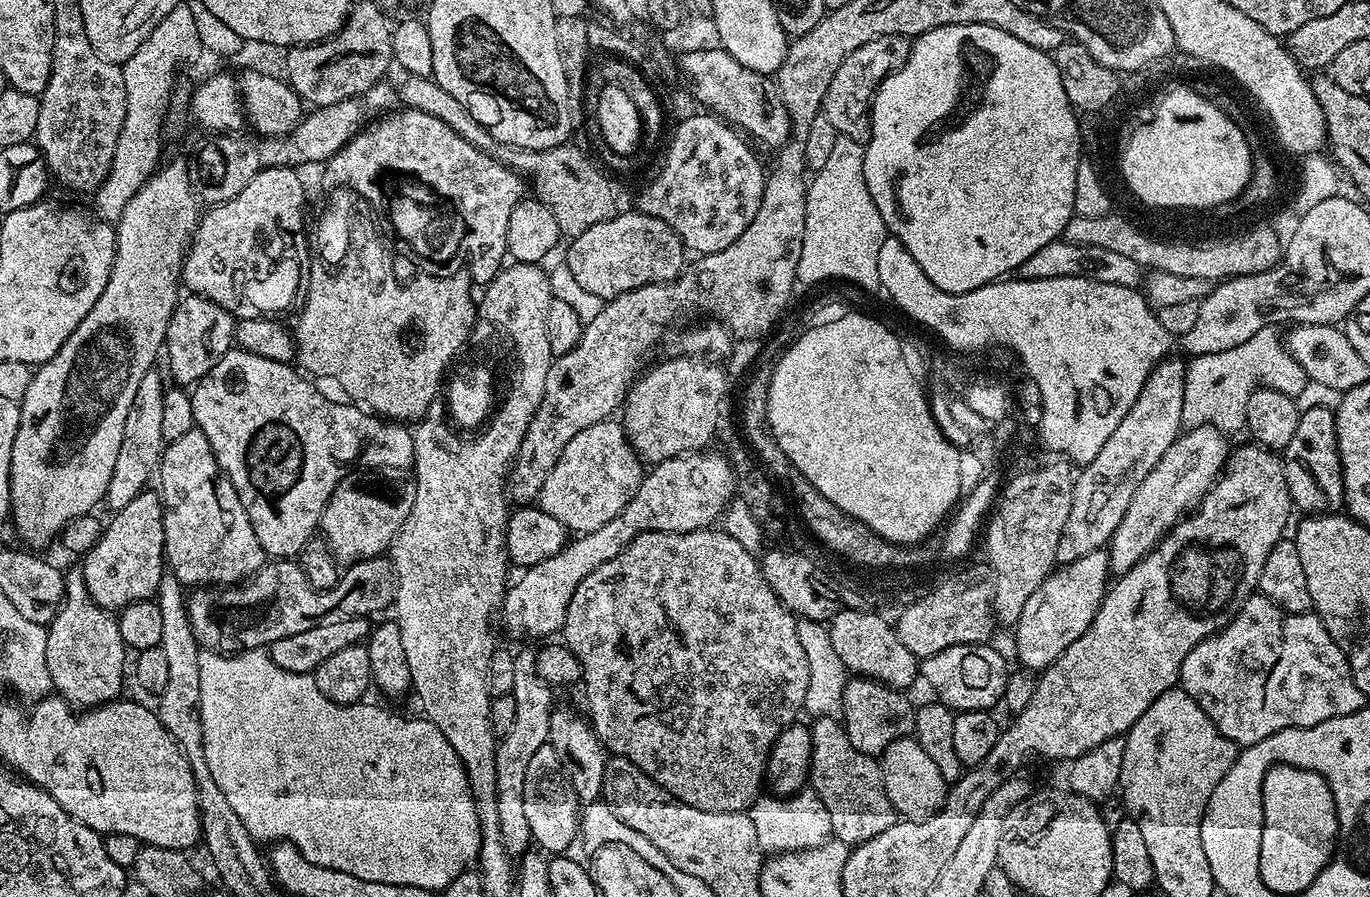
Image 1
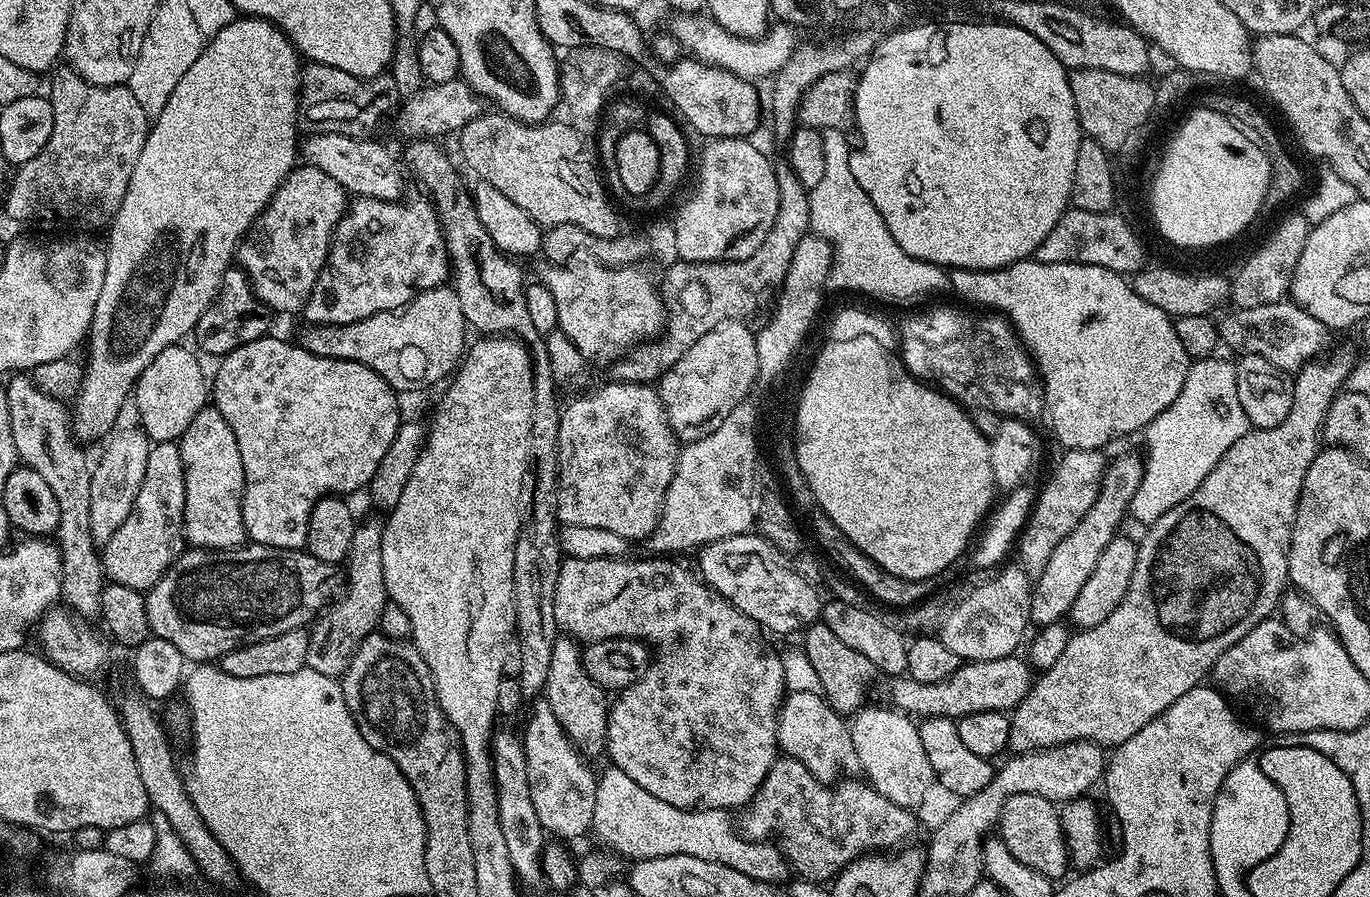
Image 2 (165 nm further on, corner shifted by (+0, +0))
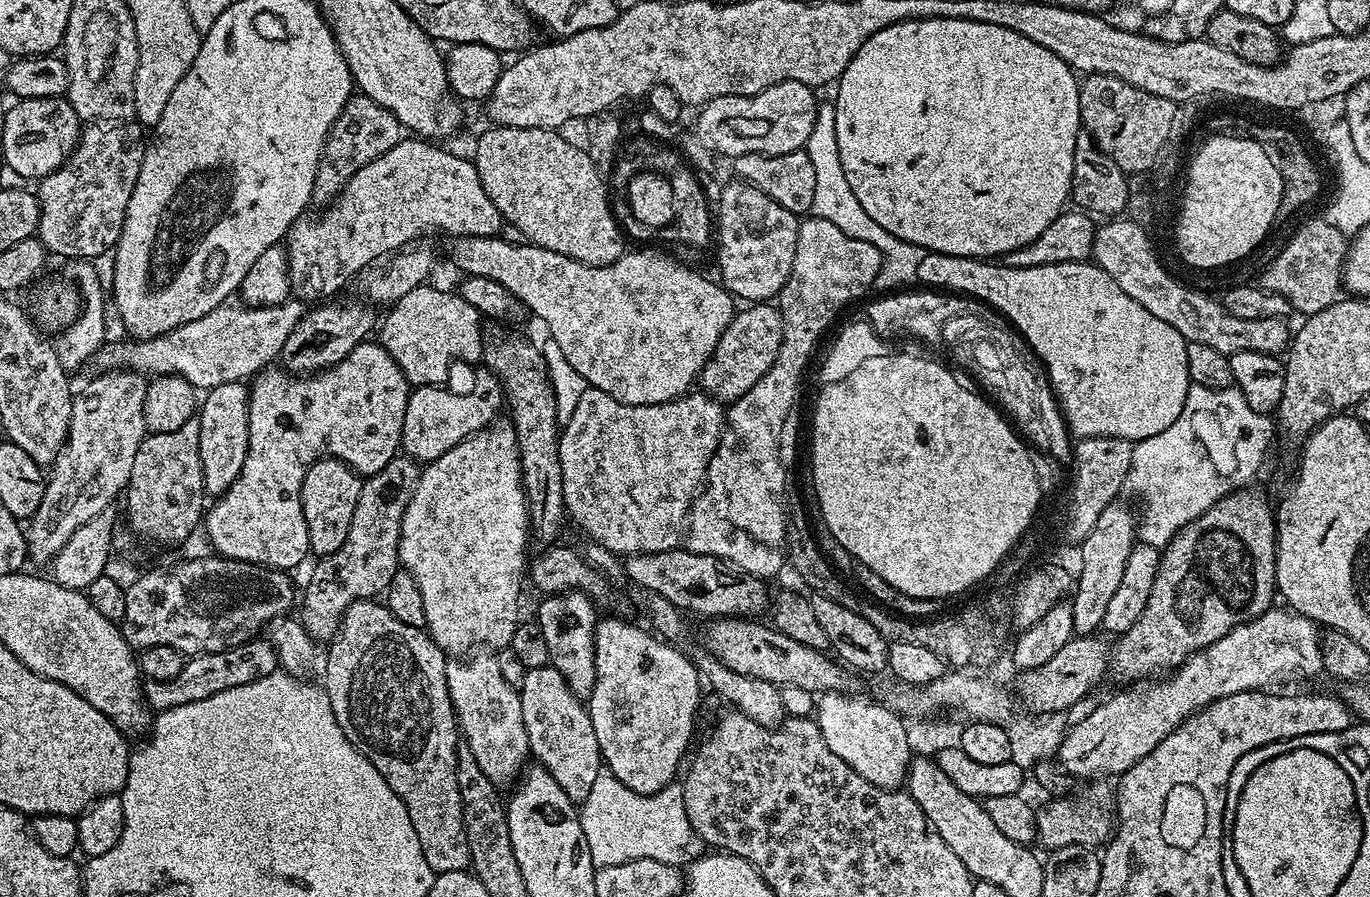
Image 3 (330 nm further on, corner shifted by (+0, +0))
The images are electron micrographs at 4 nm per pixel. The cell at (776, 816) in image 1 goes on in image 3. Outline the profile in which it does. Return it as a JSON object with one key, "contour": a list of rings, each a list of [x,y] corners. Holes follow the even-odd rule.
{"contour":[[[601,770],[598,778],[594,778],[594,787],[578,808],[578,819],[582,826],[582,834],[586,834],[586,846],[590,846],[590,858],[597,868],[614,866],[627,860],[641,860],[650,858],[654,862],[687,866],[705,855],[704,839],[690,824],[686,816],[686,802],[684,801],[684,785],[673,782],[658,790],[653,796],[643,796],[627,788],[618,778],[607,770]]]}

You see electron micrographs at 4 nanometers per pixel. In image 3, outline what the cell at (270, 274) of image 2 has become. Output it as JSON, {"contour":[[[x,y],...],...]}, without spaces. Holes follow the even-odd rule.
{"contour":[[[401,138],[384,156],[376,156],[362,170],[352,175],[339,196],[323,209],[321,216],[305,214],[292,223],[286,237],[288,273],[292,296],[301,302],[324,302],[339,288],[355,281],[365,268],[383,261],[389,254],[407,249],[411,240],[437,228],[449,232],[449,237],[494,236],[502,225],[500,211],[490,202],[490,194],[478,178],[478,170],[471,159],[455,156],[424,138]]]}

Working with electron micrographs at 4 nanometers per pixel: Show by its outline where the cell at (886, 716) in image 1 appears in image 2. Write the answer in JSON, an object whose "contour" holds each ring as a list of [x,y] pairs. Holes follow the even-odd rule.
{"contour":[[[815,622],[804,628],[802,632],[804,644],[802,651],[809,659],[811,666],[814,666],[815,673],[821,682],[821,693],[827,700],[830,707],[841,714],[855,714],[865,707],[868,696],[868,687],[872,684],[872,679],[878,676],[875,665],[858,650],[851,646],[846,646],[845,642],[840,642],[837,635],[822,622]]]}

